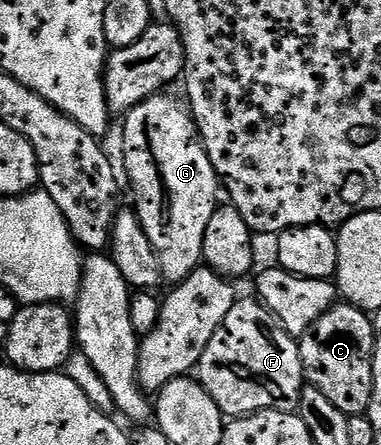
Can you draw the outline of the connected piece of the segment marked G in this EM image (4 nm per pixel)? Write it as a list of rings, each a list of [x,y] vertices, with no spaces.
[[[157,95],[146,99],[138,107],[134,107],[123,118],[124,121],[124,169],[128,172],[128,177],[132,180],[132,193],[136,196],[134,208],[138,219],[142,223],[142,227],[146,231],[146,235],[150,239],[150,243],[154,247],[154,251],[160,260],[162,277],[165,282],[179,283],[185,281],[194,270],[201,268],[204,260],[204,240],[206,239],[206,226],[210,223],[210,215],[214,215],[218,204],[216,198],[216,185],[218,189],[218,178],[214,167],[210,163],[210,159],[204,150],[204,143],[200,140],[197,131],[196,123],[192,120],[192,114],[183,100],[175,101],[172,97],[164,97],[168,95]]]

